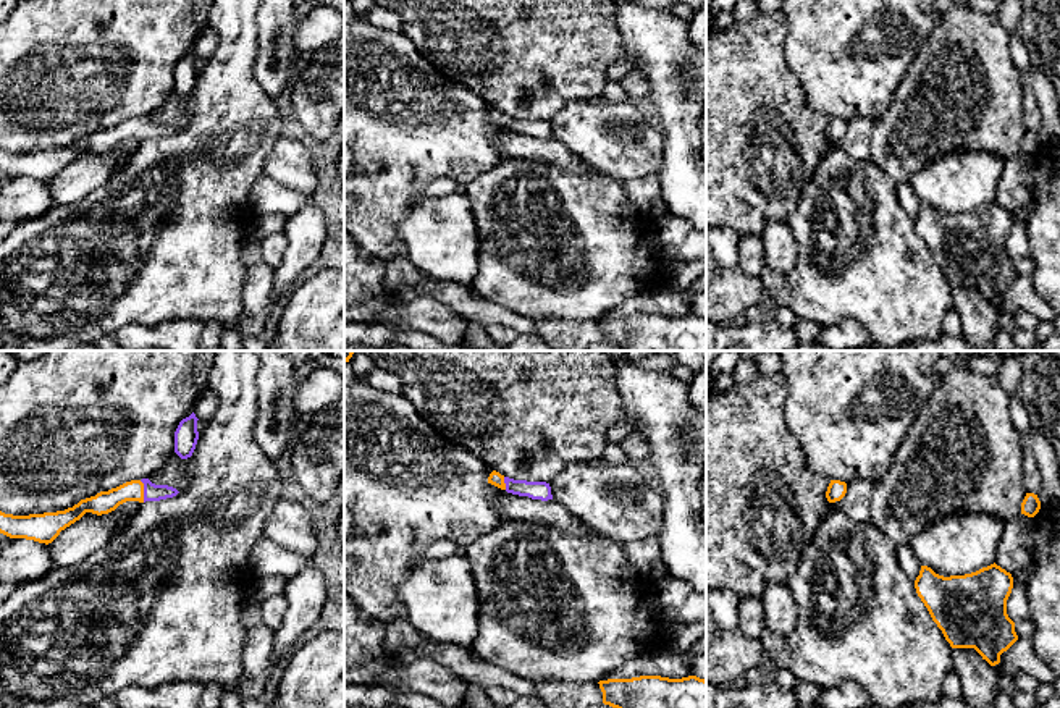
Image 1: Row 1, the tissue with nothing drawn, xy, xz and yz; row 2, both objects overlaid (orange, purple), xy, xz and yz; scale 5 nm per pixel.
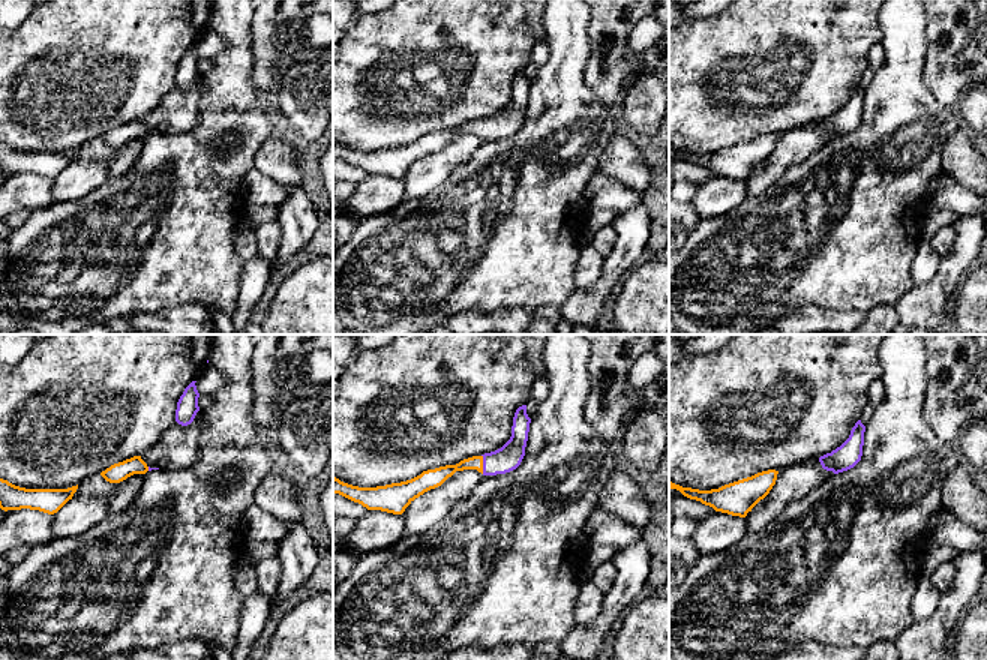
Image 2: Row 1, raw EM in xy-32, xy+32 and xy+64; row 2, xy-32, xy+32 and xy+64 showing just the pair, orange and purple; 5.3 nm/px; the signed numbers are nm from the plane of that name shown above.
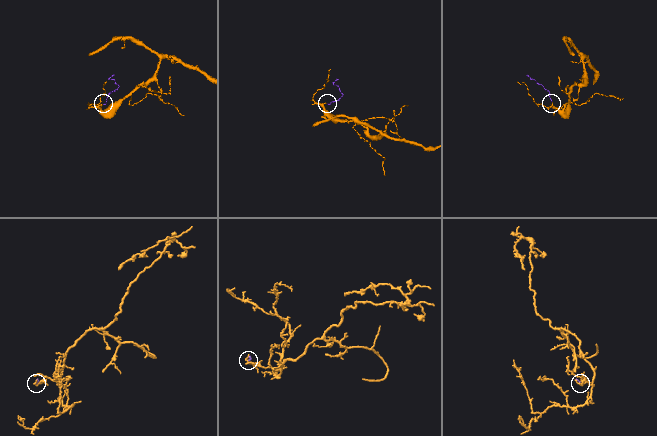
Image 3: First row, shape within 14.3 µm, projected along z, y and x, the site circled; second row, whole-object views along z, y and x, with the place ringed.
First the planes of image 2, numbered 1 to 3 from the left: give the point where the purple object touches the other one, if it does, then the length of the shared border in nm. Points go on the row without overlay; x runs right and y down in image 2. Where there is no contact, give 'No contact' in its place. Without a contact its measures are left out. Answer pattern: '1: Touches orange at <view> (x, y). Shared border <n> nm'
1: Touches orange at xy-32 (147, 132). Shared border 30 nm
2: Touches orange at xy+32 (482, 128). Shared border 100 nm
3: No contact

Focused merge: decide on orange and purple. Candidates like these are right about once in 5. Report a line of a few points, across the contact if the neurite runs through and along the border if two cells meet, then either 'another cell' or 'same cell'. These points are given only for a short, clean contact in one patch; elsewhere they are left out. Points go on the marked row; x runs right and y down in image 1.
same cell

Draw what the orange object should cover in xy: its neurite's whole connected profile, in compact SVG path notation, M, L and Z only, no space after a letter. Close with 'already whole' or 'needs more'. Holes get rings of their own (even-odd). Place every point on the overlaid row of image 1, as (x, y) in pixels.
M149 478L131 480L108 491L81 499L65 511L29 516L13 516L0 511L0 533L10 538L26 538L48 545L61 530L79 520L86 512L102 516L115 511L126 501L160 501L173 498L178 493L176 488L155 485Z; needs more

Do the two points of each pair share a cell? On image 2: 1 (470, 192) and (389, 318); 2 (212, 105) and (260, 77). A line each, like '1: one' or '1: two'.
1: one
2: two

